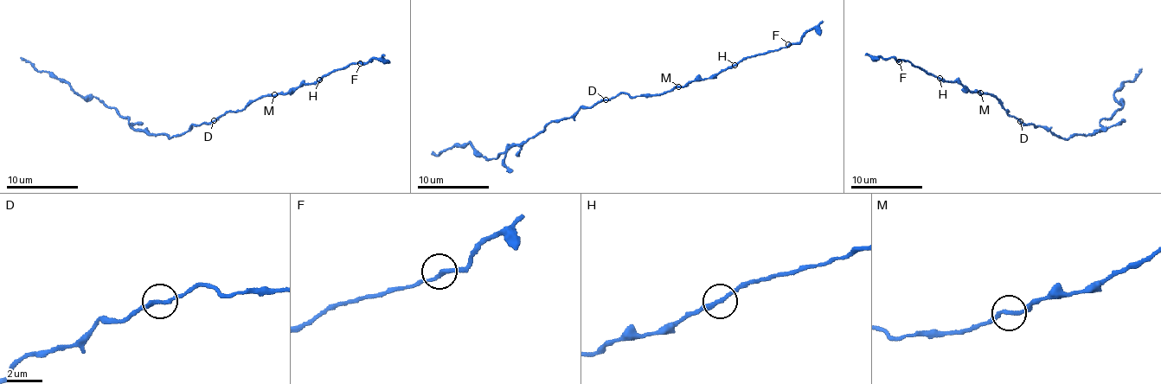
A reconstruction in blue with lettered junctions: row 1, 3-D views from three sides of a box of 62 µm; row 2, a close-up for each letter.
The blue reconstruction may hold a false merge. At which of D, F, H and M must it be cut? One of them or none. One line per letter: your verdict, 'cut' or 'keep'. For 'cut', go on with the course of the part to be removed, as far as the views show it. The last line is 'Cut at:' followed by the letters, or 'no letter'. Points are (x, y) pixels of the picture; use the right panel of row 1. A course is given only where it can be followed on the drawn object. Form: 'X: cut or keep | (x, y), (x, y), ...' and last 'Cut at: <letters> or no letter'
D: cut | (1020, 121), (1062, 139), (1072, 134), (1098, 132), (1101, 120), (1123, 105), (1114, 96), (1141, 67)
F: keep
H: keep
M: keep
Cut at: D

